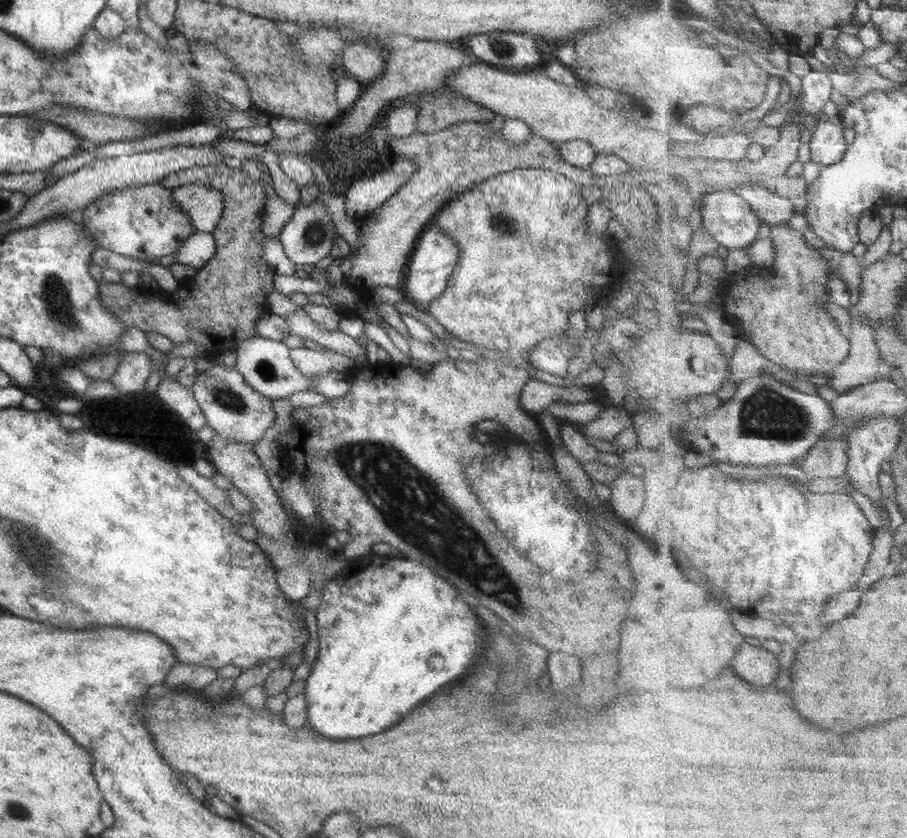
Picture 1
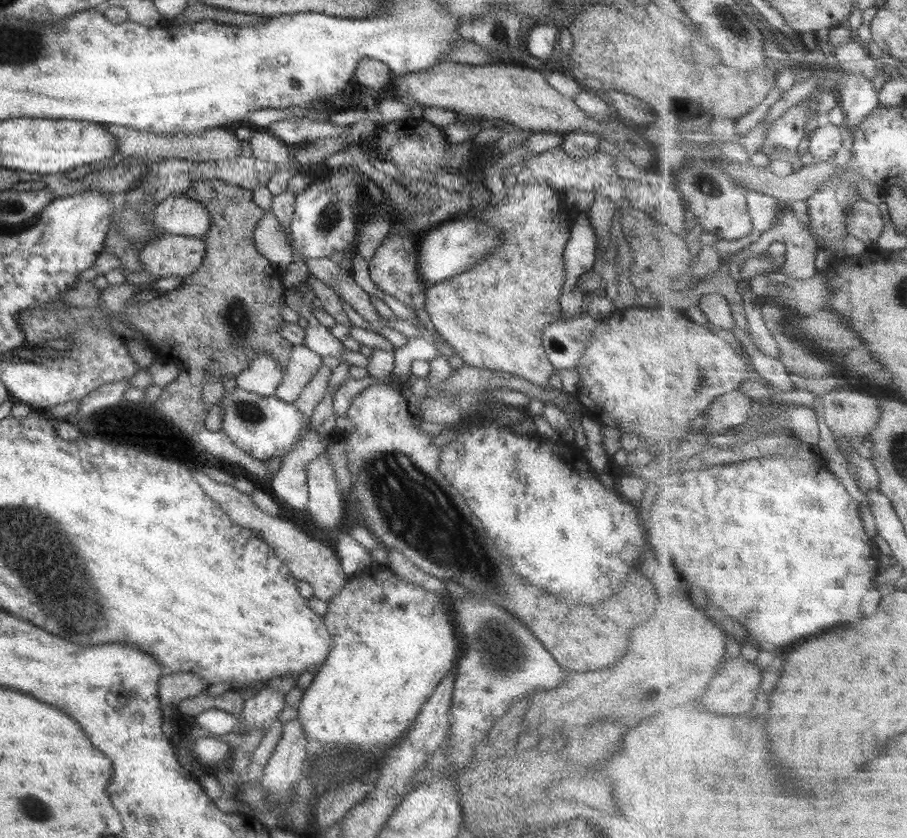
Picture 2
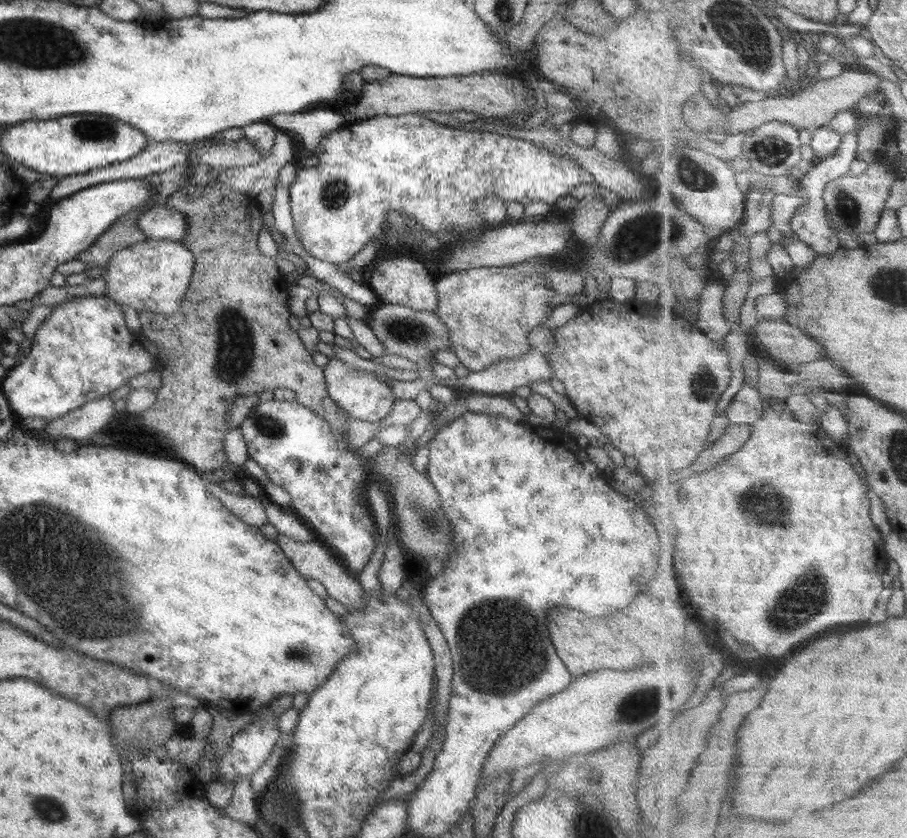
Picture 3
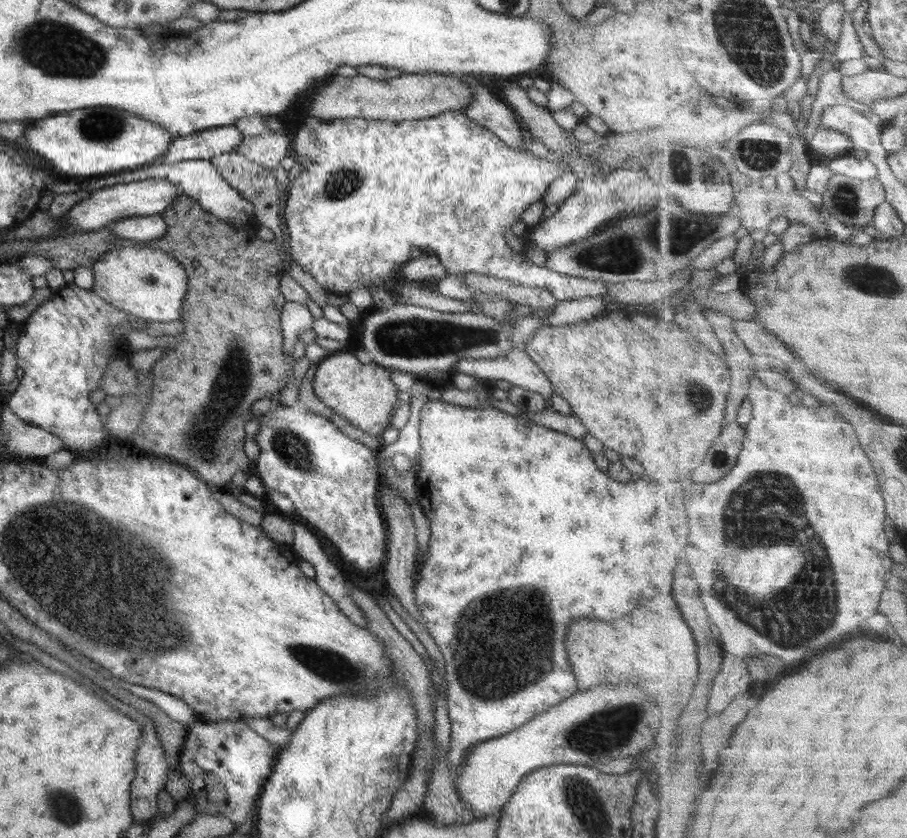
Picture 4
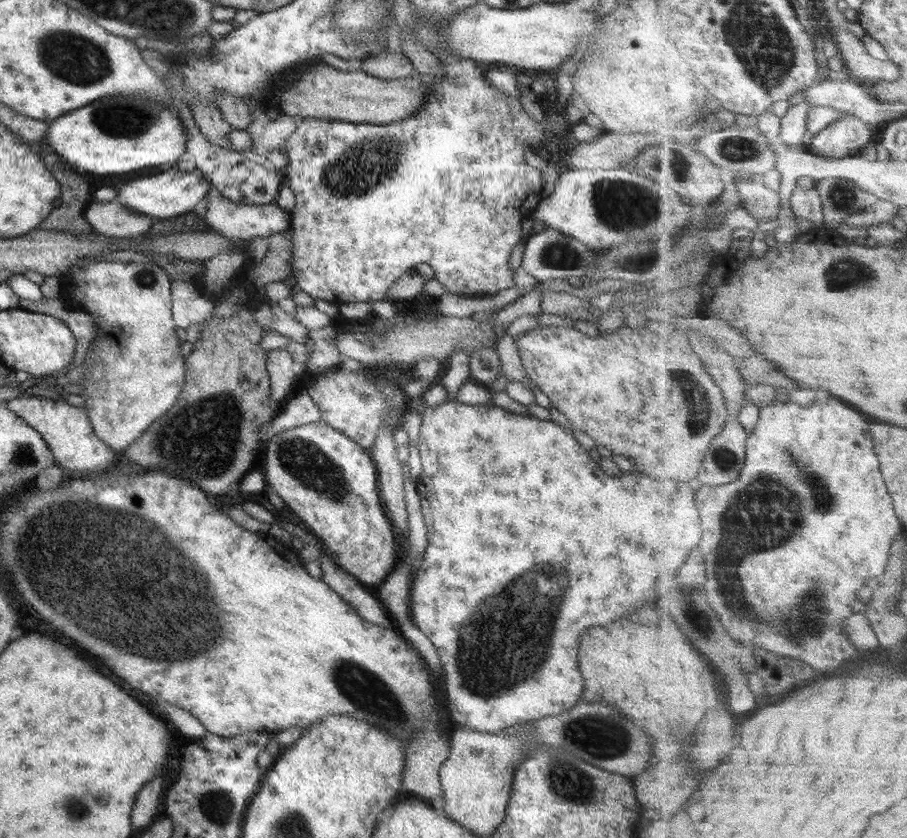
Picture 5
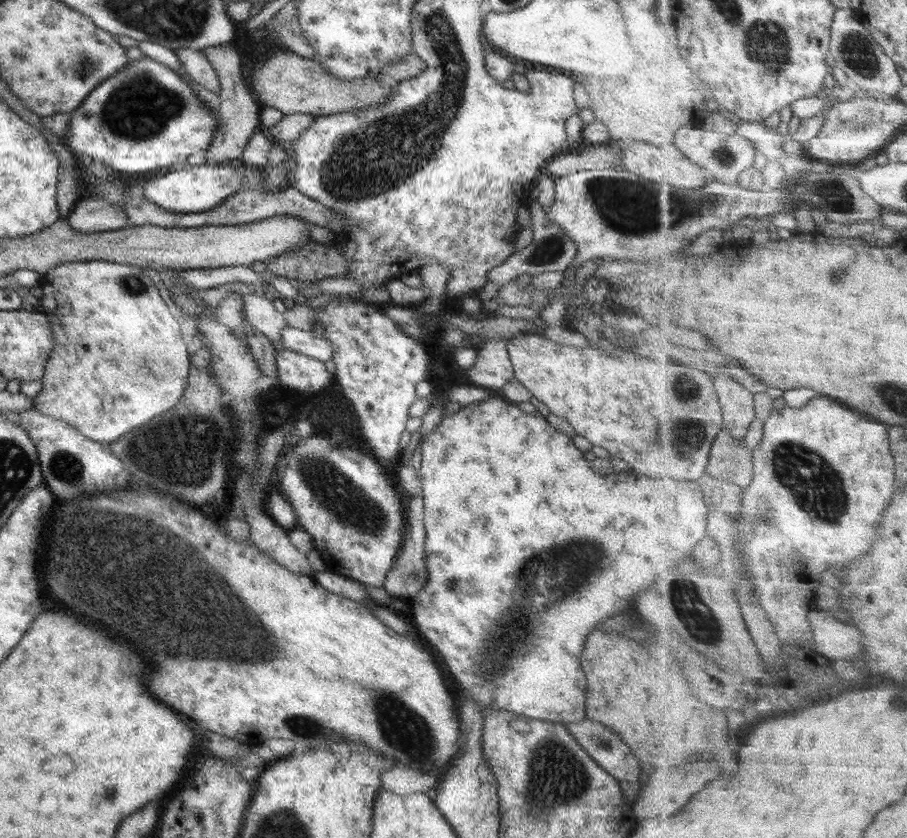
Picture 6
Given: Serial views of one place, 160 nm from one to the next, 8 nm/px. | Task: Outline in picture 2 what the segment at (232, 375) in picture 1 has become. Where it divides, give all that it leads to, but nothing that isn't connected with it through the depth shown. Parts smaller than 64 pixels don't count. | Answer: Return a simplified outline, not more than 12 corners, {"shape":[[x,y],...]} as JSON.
{"shape":[[234,388],[221,432],[245,454],[283,459],[309,417],[274,396]]}

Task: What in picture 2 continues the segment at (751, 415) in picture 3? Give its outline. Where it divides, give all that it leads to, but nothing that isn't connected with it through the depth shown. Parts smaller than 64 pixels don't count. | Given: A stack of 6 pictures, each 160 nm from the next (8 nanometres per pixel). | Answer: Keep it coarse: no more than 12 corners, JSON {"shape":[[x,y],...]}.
{"shape":[[737,388],[718,397],[705,430],[725,434],[748,422],[751,398]]}

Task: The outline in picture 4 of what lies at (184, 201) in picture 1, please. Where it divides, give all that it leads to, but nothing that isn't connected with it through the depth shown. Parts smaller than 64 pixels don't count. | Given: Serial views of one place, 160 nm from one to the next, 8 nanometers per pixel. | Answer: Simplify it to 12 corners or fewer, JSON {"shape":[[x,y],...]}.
{"shape":[[160,214],[107,223],[116,238],[145,242],[163,236]]}

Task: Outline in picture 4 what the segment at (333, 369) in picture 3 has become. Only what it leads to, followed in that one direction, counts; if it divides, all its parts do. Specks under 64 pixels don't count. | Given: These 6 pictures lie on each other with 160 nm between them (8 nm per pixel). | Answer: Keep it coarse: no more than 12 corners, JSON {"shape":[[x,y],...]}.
{"shape":[[312,321],[337,342],[315,367],[313,395],[370,434],[388,427],[396,388],[347,347],[349,326]]}

